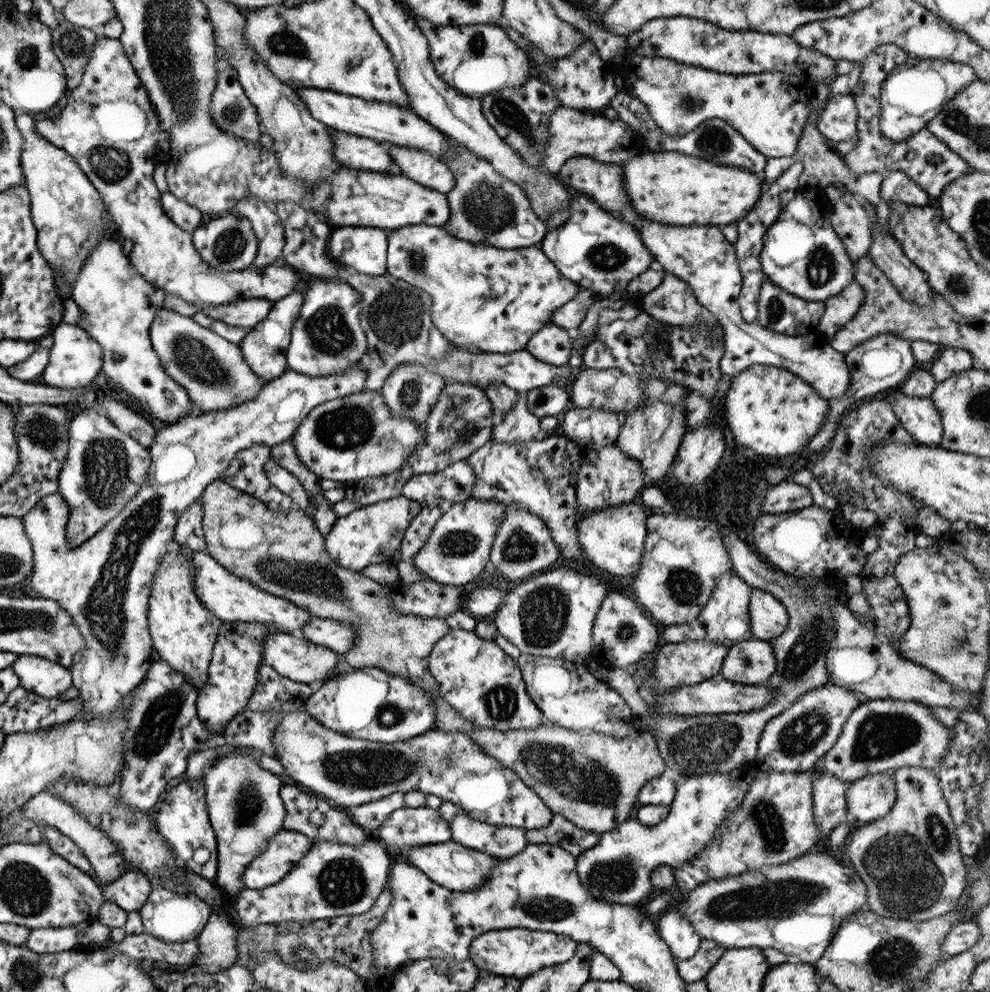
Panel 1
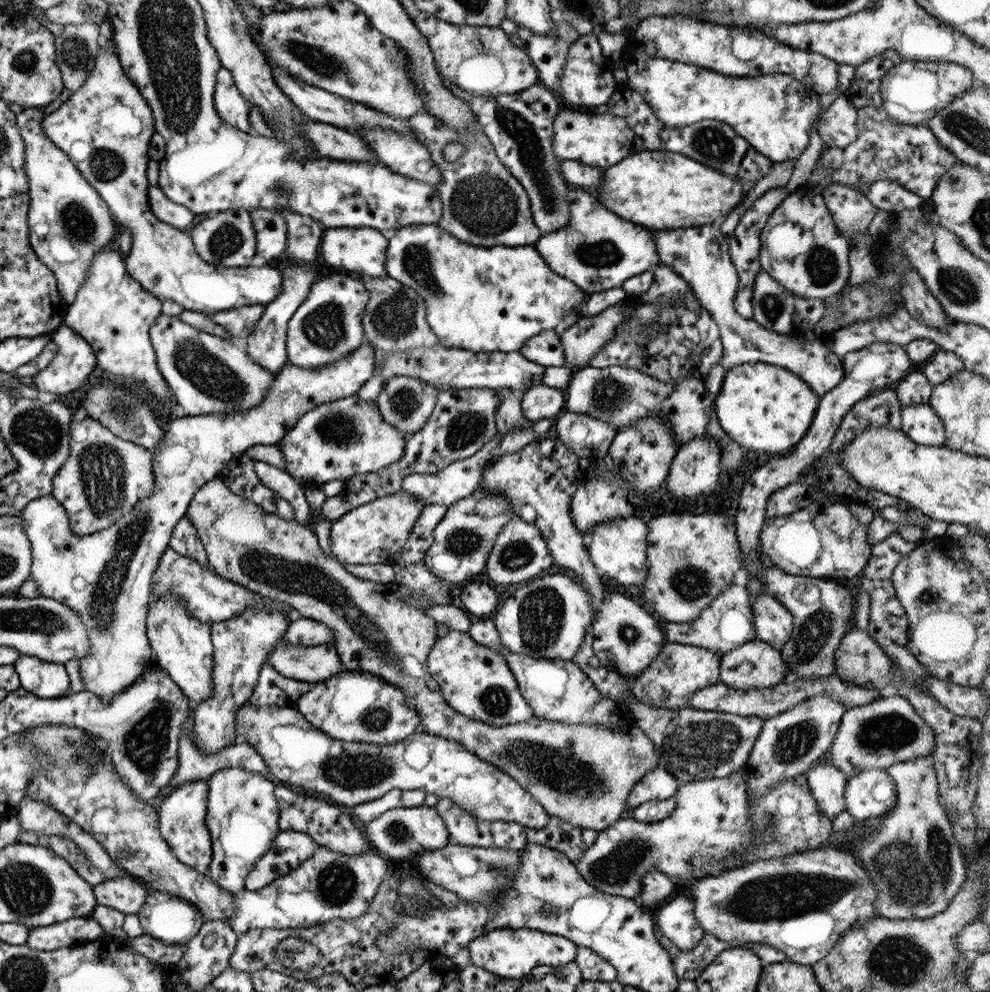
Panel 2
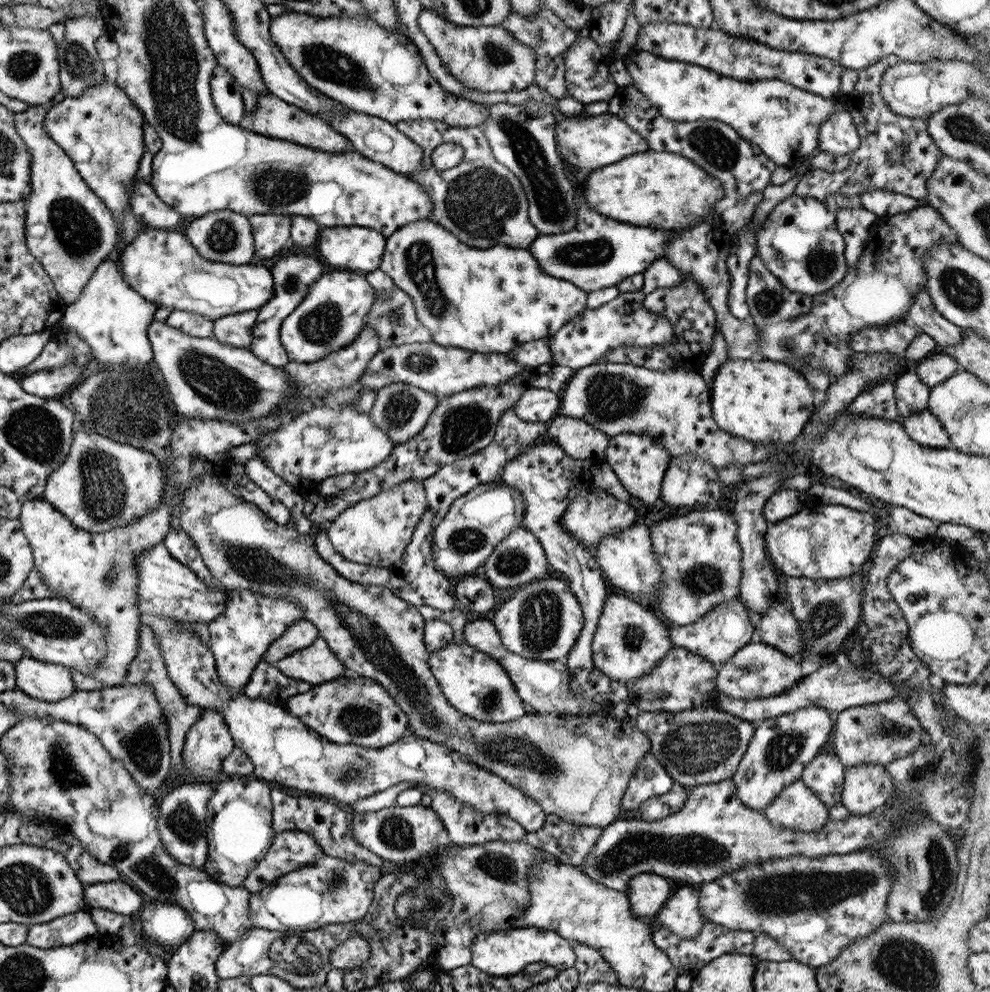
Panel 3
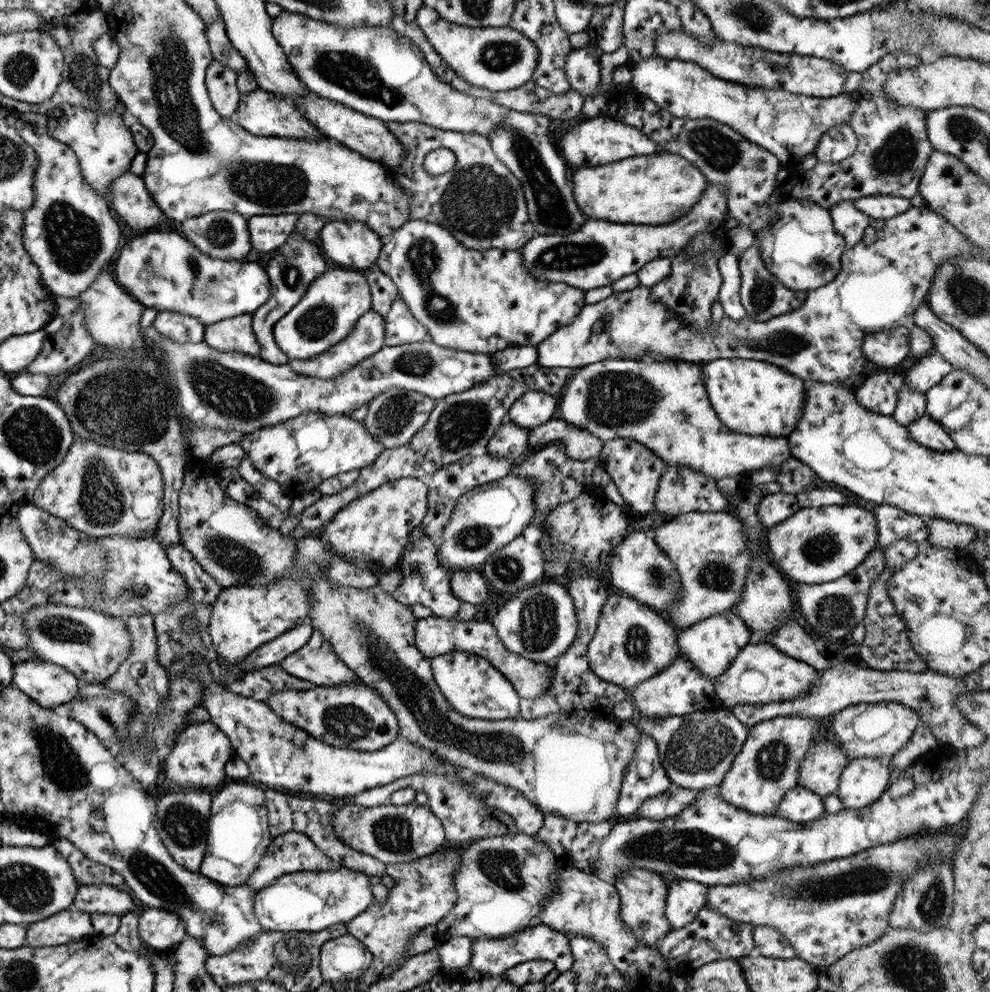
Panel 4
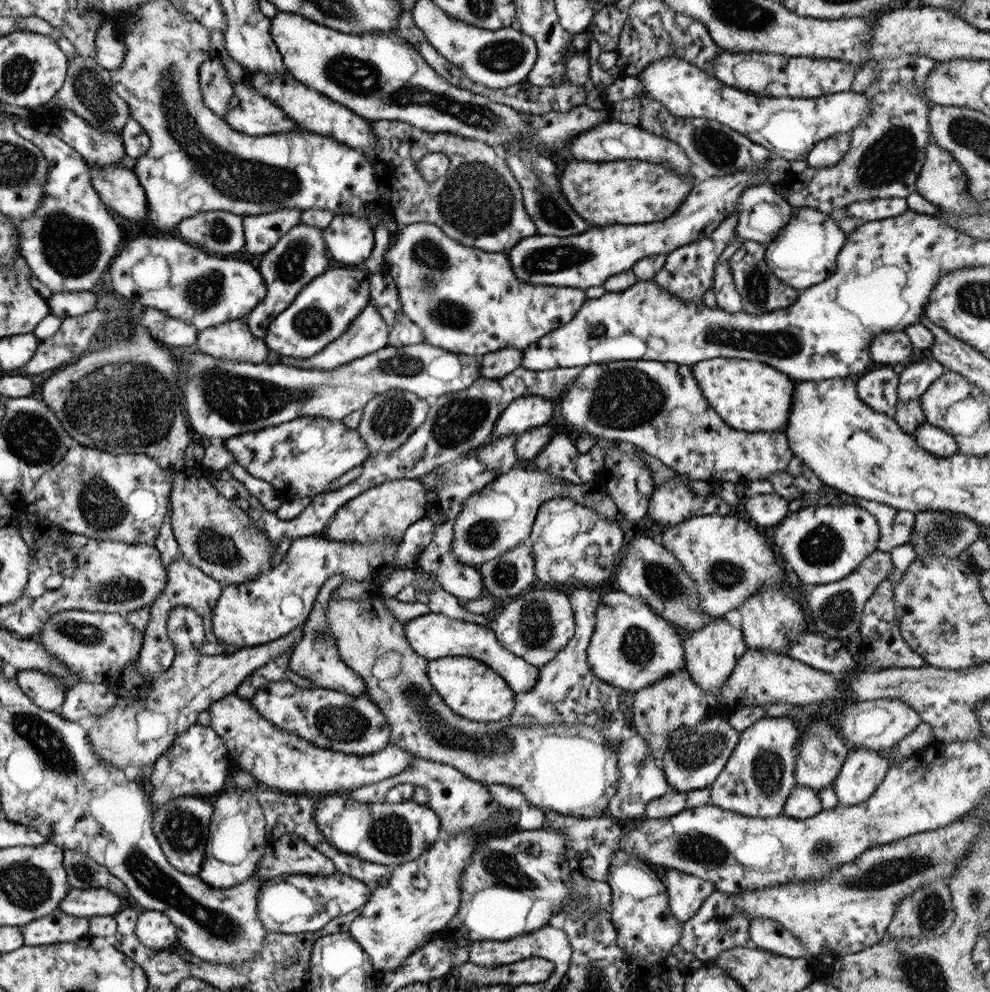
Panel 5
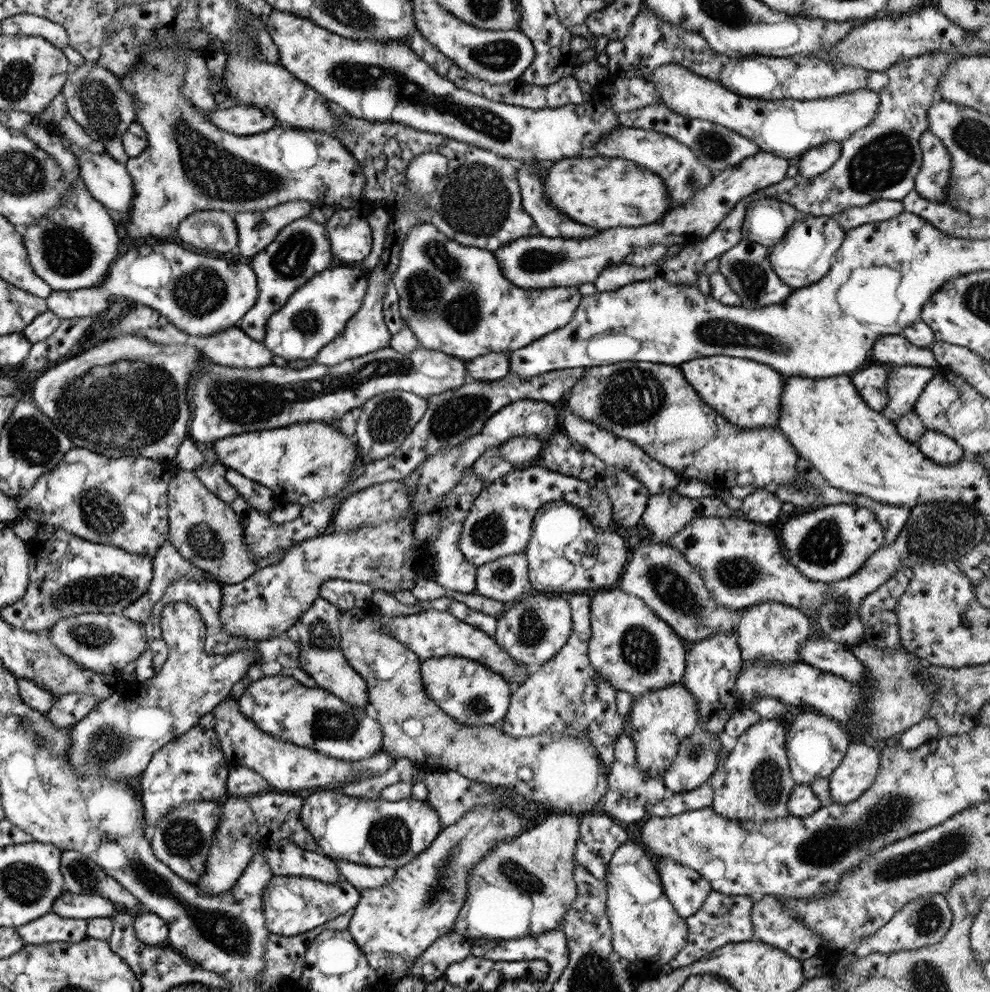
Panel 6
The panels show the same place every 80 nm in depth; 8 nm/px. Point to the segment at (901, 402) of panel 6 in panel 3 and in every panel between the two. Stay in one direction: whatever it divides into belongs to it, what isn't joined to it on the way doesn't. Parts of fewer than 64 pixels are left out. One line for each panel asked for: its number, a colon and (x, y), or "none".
3: (935, 368)
4: (932, 367)
5: (916, 377)

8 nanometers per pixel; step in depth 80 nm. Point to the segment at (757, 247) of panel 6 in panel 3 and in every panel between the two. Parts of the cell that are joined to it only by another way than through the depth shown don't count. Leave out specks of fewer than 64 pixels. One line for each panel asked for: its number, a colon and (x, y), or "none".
3: (768, 301)
4: (762, 296)
5: (760, 290)

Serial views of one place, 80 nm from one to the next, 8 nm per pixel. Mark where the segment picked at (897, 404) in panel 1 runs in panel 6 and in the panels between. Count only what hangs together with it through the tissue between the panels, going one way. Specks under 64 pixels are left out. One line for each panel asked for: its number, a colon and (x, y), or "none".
2: (921, 425)
3: (922, 427)
4: (926, 432)
5: (933, 440)
6: (938, 448)

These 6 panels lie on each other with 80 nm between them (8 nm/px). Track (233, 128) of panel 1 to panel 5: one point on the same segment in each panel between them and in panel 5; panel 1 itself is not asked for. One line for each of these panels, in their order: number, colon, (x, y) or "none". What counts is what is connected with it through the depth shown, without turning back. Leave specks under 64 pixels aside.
2: (232, 109)
3: (226, 97)
4: (220, 81)
5: (216, 90)

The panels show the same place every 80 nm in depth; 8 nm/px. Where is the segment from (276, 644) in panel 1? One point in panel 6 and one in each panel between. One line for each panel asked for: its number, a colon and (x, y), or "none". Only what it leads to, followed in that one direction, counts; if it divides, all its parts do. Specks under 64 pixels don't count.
2: (313, 664)
3: (314, 664)
4: (315, 662)
5: (315, 657)
6: (321, 658)

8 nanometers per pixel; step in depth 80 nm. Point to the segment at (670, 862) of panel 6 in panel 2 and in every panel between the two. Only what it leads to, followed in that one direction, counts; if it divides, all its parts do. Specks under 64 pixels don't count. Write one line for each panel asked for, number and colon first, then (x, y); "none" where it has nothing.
2: (675, 921)
3: (680, 914)
4: (684, 898)
5: (685, 893)

